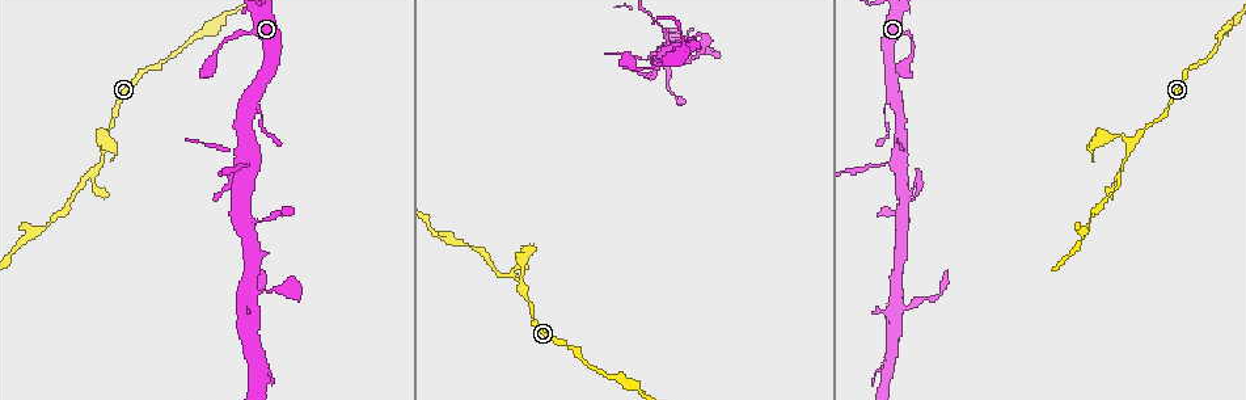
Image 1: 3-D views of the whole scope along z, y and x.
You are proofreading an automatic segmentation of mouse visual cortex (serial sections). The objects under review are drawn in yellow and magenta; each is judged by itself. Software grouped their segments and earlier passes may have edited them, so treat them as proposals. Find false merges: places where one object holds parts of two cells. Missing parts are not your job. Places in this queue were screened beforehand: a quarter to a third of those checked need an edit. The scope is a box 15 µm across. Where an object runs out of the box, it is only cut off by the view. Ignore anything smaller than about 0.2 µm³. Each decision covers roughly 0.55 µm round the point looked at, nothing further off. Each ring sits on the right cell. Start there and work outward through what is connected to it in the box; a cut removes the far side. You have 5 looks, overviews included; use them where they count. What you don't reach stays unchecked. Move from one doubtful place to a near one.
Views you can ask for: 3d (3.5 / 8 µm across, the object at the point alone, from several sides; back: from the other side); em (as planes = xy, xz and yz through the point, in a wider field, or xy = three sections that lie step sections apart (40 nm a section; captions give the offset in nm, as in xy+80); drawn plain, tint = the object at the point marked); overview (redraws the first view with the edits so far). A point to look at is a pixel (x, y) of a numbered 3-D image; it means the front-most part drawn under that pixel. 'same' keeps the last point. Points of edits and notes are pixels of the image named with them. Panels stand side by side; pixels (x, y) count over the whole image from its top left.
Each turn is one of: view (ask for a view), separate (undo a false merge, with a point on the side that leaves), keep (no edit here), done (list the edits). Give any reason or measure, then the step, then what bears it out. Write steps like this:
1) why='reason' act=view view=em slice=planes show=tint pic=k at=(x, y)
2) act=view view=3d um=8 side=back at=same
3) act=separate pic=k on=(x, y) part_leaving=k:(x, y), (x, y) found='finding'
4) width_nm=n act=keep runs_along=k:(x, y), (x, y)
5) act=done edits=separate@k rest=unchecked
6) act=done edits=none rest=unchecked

why='narrows sharply' act=view view=3d um=3.5 side=back pic=1 at=(100, 159)

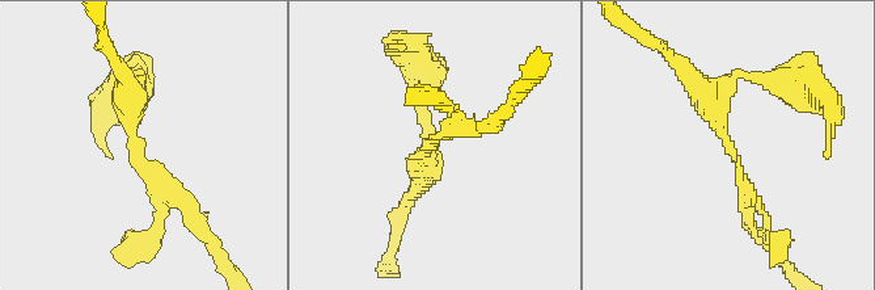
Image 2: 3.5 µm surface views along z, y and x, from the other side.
act=view view=em slice=xy step=2 show=tint pic=2 at=(428, 147)

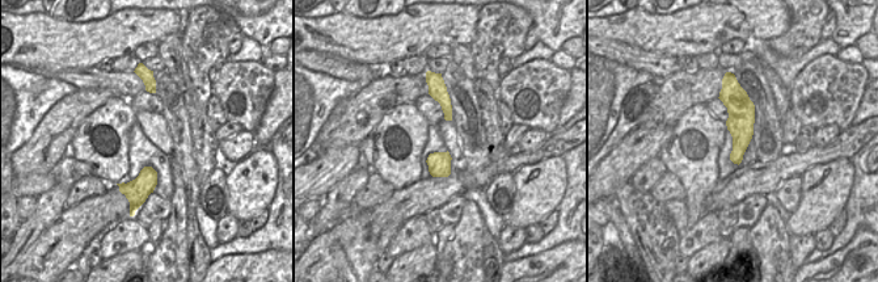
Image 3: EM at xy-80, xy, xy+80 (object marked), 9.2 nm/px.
act=keep found='all the same cell'

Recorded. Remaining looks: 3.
why='thin arm on a thick one' act=view view=3d um=3.5 pic=1 at=(893, 163)

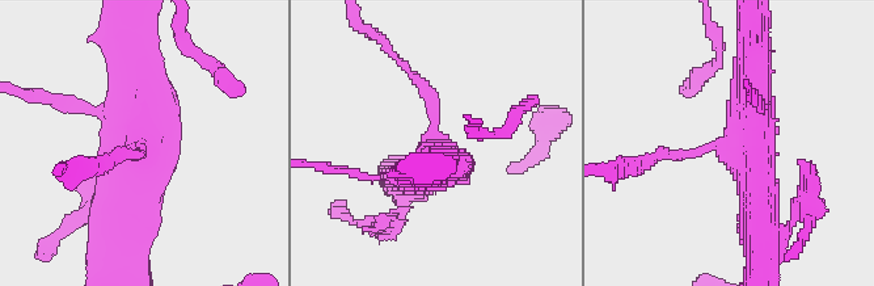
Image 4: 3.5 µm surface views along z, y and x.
act=view view=em slice=xy step=1 show=tint pic=4 at=(138, 147)

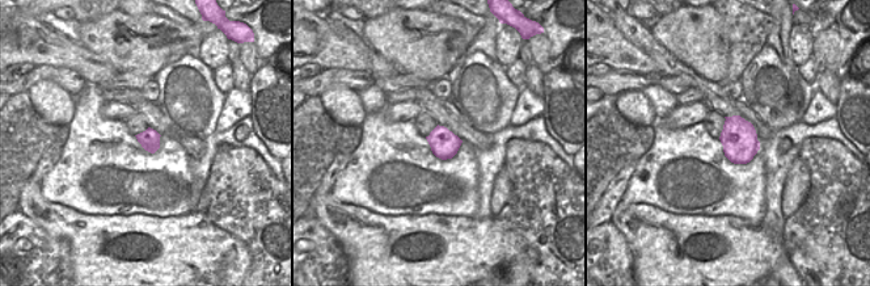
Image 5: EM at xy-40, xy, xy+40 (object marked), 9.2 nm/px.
act=keep runs_along=4:(754, 49), (754, 177), (760, 230) found='continuous, no second cell'

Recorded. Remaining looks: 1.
act=done edits=none rest=unchecked

